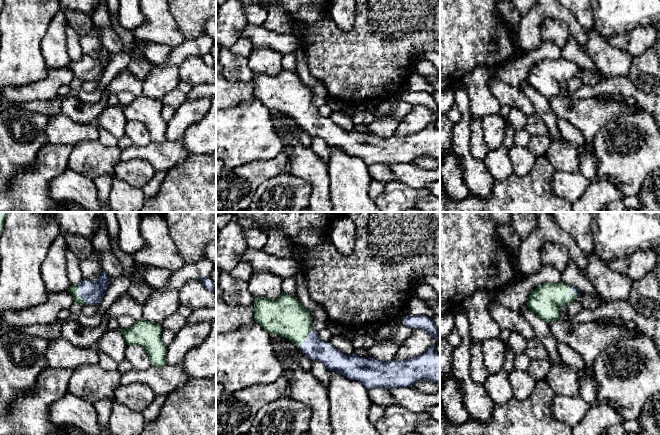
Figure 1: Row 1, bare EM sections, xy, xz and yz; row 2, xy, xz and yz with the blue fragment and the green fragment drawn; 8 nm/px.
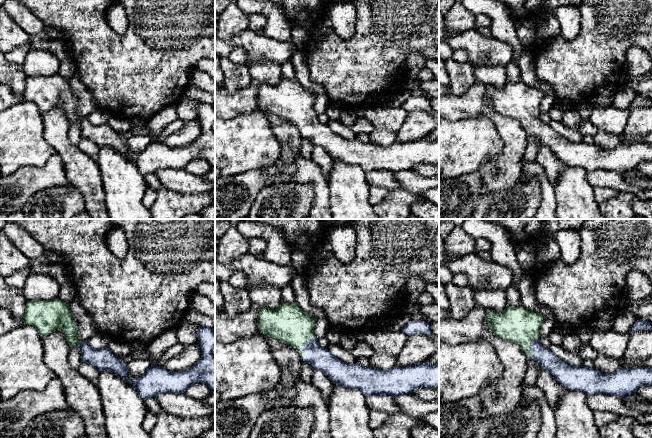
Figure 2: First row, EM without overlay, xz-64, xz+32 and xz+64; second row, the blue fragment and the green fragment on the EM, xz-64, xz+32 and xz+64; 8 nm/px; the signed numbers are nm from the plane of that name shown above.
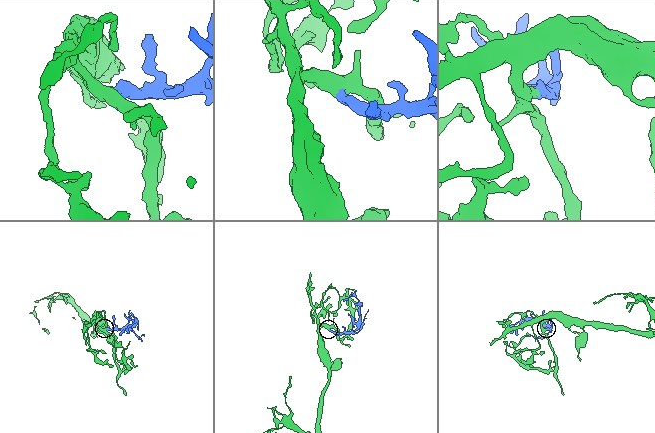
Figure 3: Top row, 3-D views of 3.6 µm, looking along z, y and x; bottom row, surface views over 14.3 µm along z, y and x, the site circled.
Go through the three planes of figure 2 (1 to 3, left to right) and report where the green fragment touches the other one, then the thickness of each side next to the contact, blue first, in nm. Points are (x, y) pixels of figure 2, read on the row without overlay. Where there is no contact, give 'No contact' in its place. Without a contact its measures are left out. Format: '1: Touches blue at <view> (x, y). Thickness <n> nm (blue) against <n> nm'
1: Touches blue at xz-64 (80, 119). Thickness 180 nm (blue) against 160 nm
2: Touches blue at xz+32 (301, 123). Thickness 180 nm (blue) against 320 nm
3: Touches blue at xz+64 (531, 122). Thickness 150 nm (blue) against 300 nm

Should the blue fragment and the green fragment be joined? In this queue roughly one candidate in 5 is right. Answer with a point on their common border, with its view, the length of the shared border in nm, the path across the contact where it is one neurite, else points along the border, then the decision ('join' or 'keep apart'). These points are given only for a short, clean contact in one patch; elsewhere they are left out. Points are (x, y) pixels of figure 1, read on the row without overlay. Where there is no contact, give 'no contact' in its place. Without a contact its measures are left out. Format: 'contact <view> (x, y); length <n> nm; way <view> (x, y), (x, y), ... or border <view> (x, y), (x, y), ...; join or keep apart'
contact xz (305, 115); length 200 nm; way xz (317, 126), (305, 115), (285, 92); join

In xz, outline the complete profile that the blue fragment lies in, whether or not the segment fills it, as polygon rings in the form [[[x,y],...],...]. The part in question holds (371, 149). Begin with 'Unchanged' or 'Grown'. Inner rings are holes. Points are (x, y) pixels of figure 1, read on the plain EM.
Grown. [[[282,69],[277,75],[258,73],[254,77],[254,95],[270,110],[287,114],[294,119],[303,130],[313,137],[322,138],[329,147],[336,147],[350,156],[359,157],[367,166],[374,164],[412,163],[420,156],[429,156],[440,161],[440,129],[435,127],[435,120],[428,126],[410,136],[388,138],[373,134],[362,134],[357,130],[346,131],[336,125],[329,117],[322,117],[318,107],[312,103],[312,91],[302,82],[295,72]]]

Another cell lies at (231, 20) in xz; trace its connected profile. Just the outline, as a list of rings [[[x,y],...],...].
[[[226,0],[219,6],[216,23],[216,44],[229,48],[240,38],[239,34],[248,24],[240,0]]]

